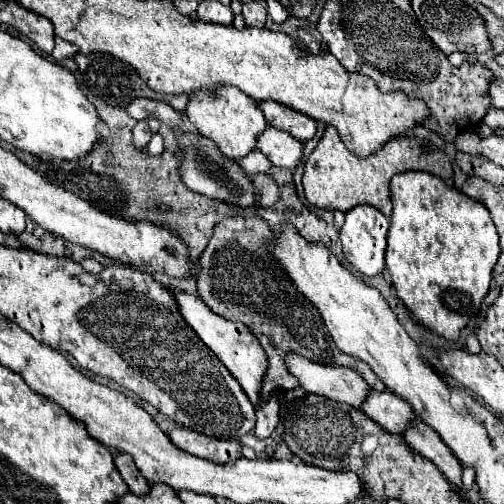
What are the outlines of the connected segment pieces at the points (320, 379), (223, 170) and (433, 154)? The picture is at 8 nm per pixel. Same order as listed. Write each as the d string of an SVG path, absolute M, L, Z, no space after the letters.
M289 353L285 363L307 393L323 395L355 409L361 407L361 403L371 391L367 381L361 379L361 375L349 367L313 363L305 357L299 357L297 353Z
M181 133L179 143L183 147L181 149L181 155L183 155L181 179L191 191L201 193L211 199L223 199L229 203L237 203L241 207L255 205L255 187L253 187L251 179L237 167L235 161L227 159L211 139L201 137L199 133Z
M327 127L319 145L311 153L311 157L305 163L303 173L303 187L307 201L315 207L323 209L335 209L335 211L349 211L361 203L369 203L377 207L385 217L391 217L392 202L389 199L389 183L393 175L403 171L427 171L439 179L453 177L451 161L449 157L429 141L421 137L395 137L389 143L385 143L377 153L361 159L355 157L341 141L337 129Z

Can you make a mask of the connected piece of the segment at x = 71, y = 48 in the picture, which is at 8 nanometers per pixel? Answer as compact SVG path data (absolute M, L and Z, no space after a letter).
M57 37L57 45L55 45L55 49L53 49L51 55L53 55L53 59L61 61L61 59L65 59L65 57L73 57L77 51L79 51L79 49L77 49L73 43Z

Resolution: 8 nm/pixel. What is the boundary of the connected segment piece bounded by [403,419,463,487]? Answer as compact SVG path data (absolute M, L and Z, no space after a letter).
M419 419L411 421L411 425L403 433L403 437L413 451L417 451L423 457L427 457L429 461L433 461L453 485L463 487L461 463L457 461L457 457L453 457L453 453L449 453L447 445L441 441L441 437L437 437L437 433L433 429L429 429L429 425L421 423Z

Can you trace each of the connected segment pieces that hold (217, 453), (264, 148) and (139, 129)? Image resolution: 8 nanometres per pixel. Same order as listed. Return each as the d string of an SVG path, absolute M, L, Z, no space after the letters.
M175 427L173 431L167 433L169 439L173 441L175 447L181 451L187 451L191 455L217 461L217 463L229 463L241 457L241 445L237 441L223 441L215 437L207 437L203 433L197 433L193 429L185 427Z
M267 127L259 139L257 149L275 165L283 169L295 169L303 155L303 143L291 137L285 131L279 131L275 127Z
M139 121L135 127L133 127L133 145L137 149L145 149L145 145L149 143L151 139L151 131L149 131L149 125L145 121Z

